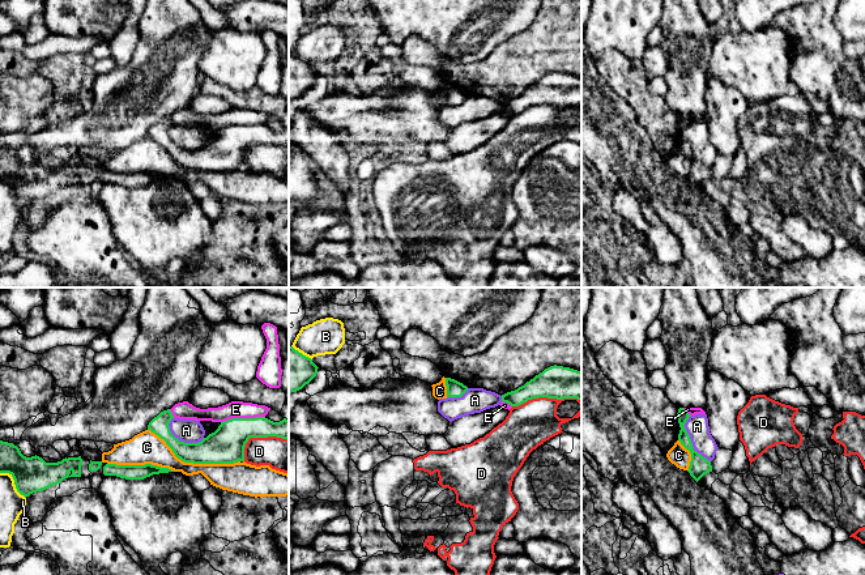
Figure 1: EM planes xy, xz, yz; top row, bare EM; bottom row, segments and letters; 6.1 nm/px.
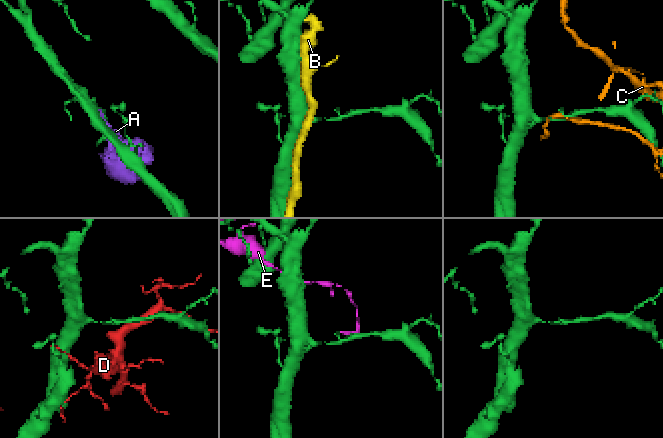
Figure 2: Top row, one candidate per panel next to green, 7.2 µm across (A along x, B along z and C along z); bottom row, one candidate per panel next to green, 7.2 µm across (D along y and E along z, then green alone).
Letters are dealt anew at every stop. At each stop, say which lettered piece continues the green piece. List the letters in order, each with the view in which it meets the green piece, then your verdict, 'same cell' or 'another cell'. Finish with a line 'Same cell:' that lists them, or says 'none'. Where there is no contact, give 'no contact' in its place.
A: meets green in yz; another cell
B: meets green in xy; another cell
C: meets green in xy; another cell
D: meets green in xz; another cell
E: meets green in xy; another cell
Same cell: none

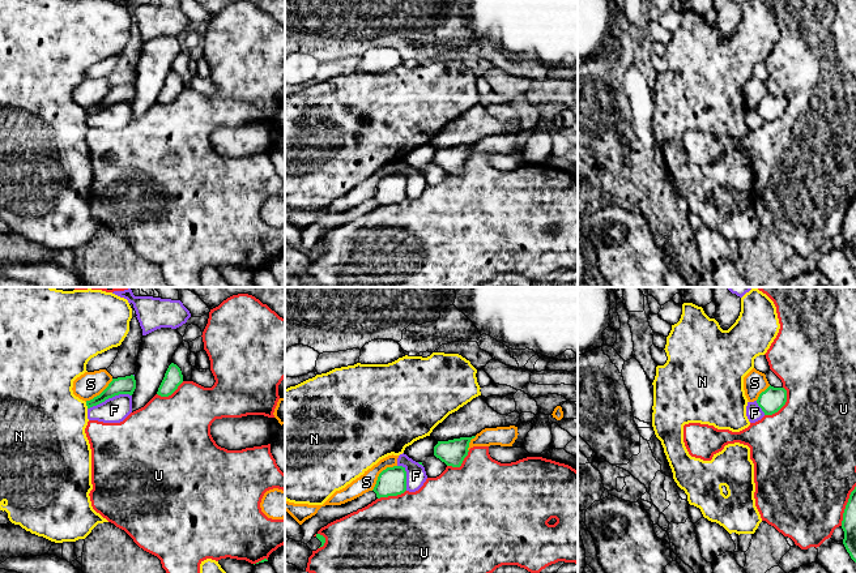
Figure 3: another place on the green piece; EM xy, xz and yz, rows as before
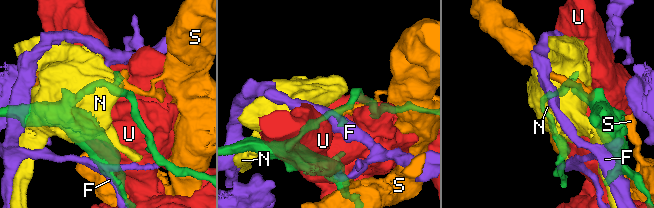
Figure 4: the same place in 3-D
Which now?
F: meets green in xy; another cell
N: meets green in xy; another cell
S: meets green in xz; another cell
U: meets green in yz; another cell
Same cell: none

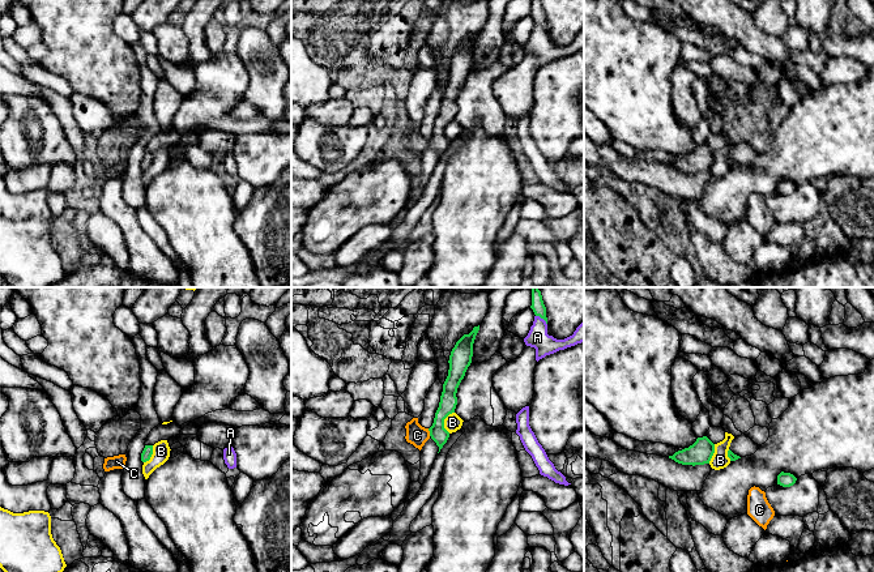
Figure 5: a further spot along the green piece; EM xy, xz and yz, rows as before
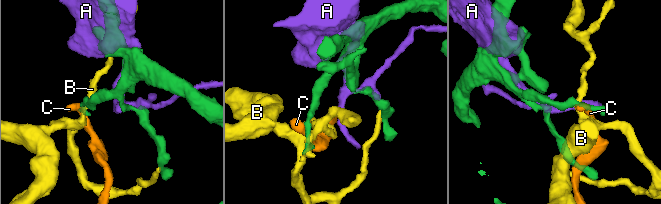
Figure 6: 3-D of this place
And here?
A: meets green in xz; another cell
B: meets green in xz; another cell
C: meets green in xz; another cell
Same cell: none

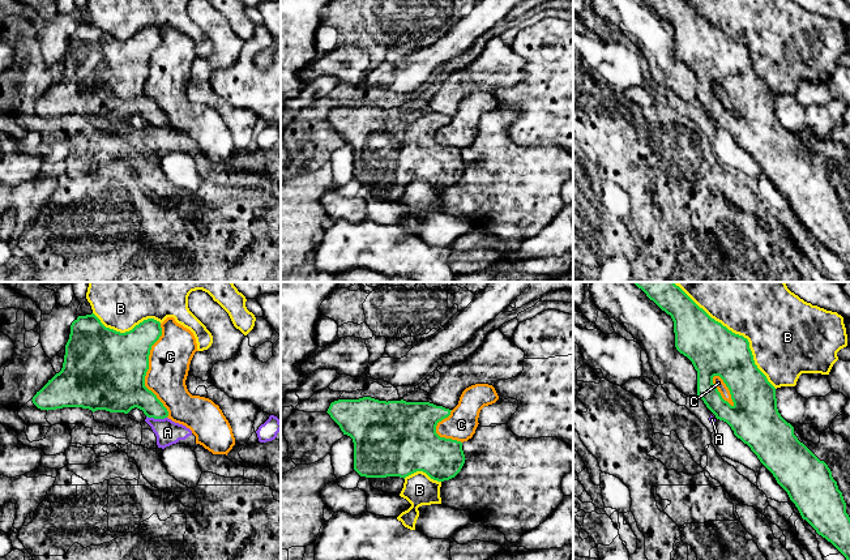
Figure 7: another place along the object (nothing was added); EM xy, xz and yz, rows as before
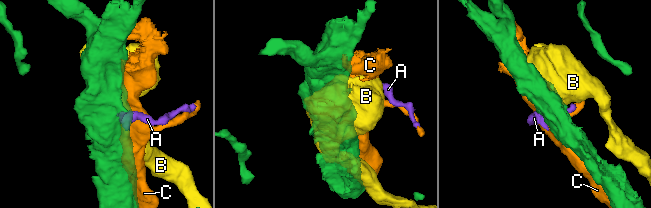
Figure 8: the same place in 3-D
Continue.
A: meets green in xy; same cell
B: meets green in yz; another cell
C: meets green in xy; another cell
Same cell: A

